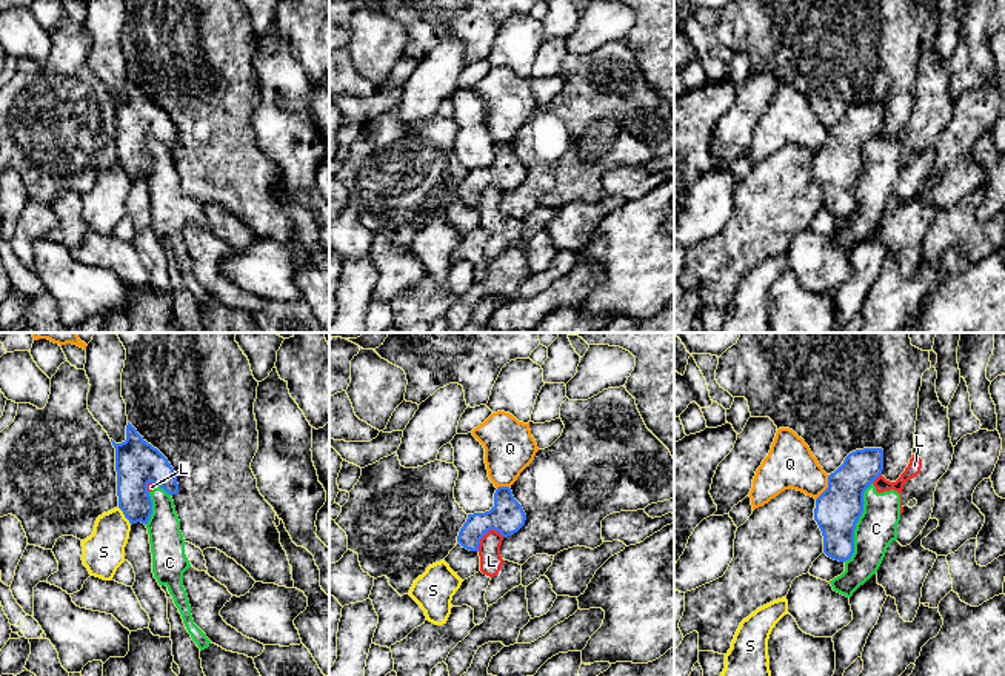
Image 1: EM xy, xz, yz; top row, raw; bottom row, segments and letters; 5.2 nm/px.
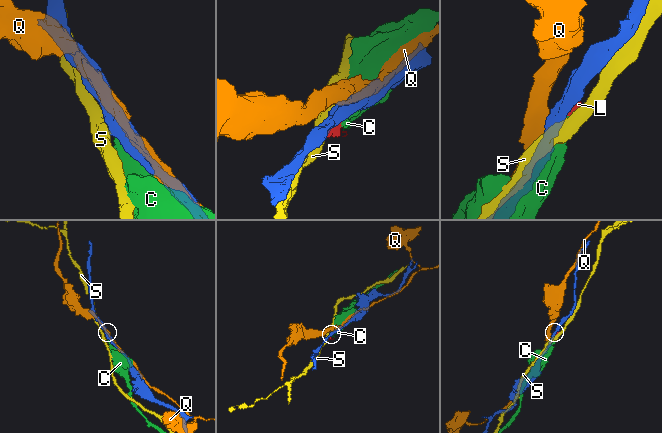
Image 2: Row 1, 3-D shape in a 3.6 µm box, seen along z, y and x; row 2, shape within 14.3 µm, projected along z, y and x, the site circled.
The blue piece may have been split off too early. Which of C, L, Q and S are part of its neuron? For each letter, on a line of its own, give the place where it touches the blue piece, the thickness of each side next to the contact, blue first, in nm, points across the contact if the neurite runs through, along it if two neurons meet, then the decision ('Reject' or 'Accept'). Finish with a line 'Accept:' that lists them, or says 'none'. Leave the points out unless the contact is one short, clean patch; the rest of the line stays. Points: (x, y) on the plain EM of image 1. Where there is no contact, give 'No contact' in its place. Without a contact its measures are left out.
C: Touches blue at yz (856, 177). Thickness 240 nm (blue) against 220 nm. Reject
L: Touches blue at xz (487, 187). Thickness 180 nm (blue) against 120 nm. Reject
Q: Touches blue at yz (828, 142). Thickness 240 nm (blue) against 260 nm. Reject
S: Touches blue at xy (125, 171). Thickness 190 nm (blue) against 220 nm. Reject
Accept: none

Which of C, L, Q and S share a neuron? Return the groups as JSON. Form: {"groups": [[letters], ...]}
{"groups": [["C", "L"], ["Q"], ["S"]]}

